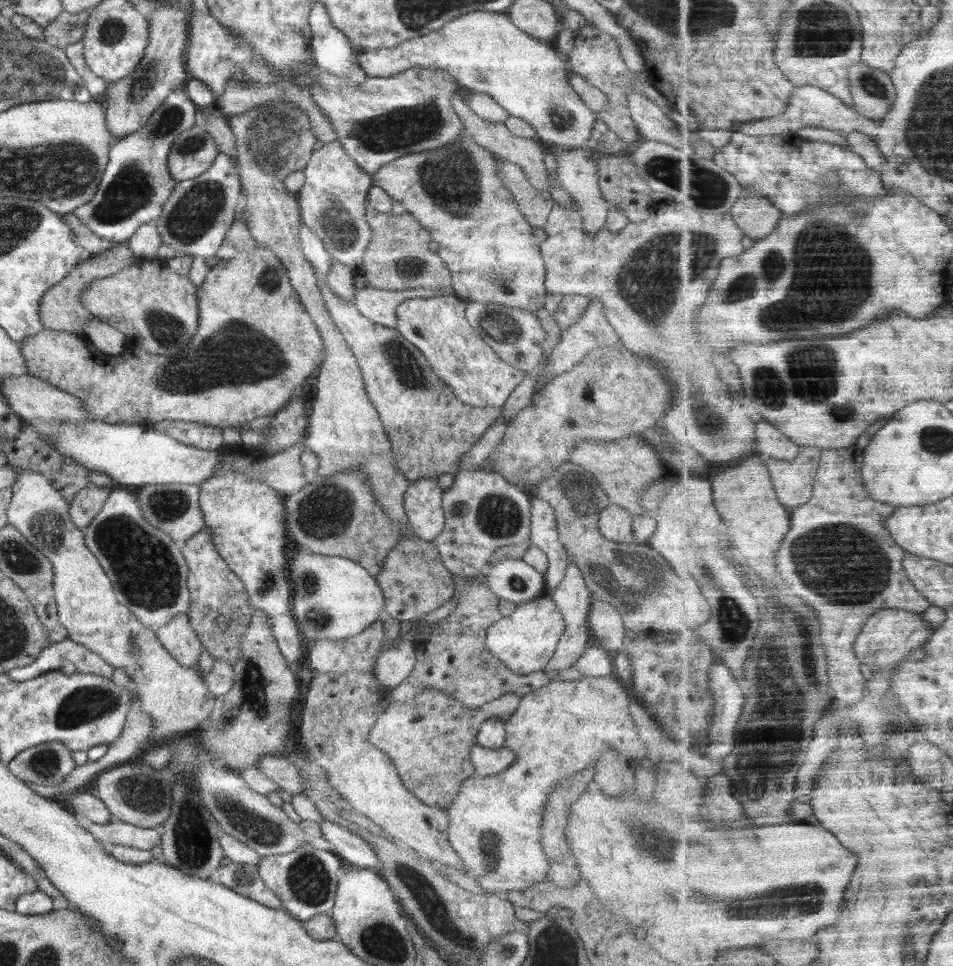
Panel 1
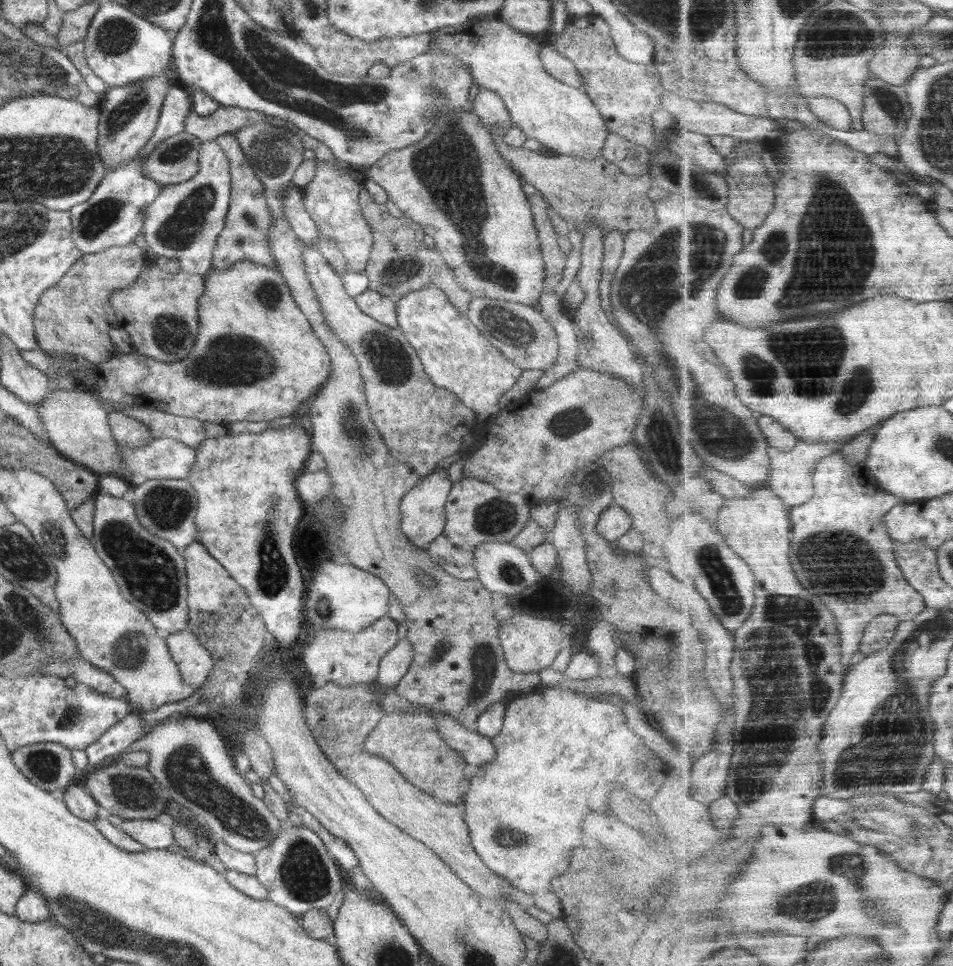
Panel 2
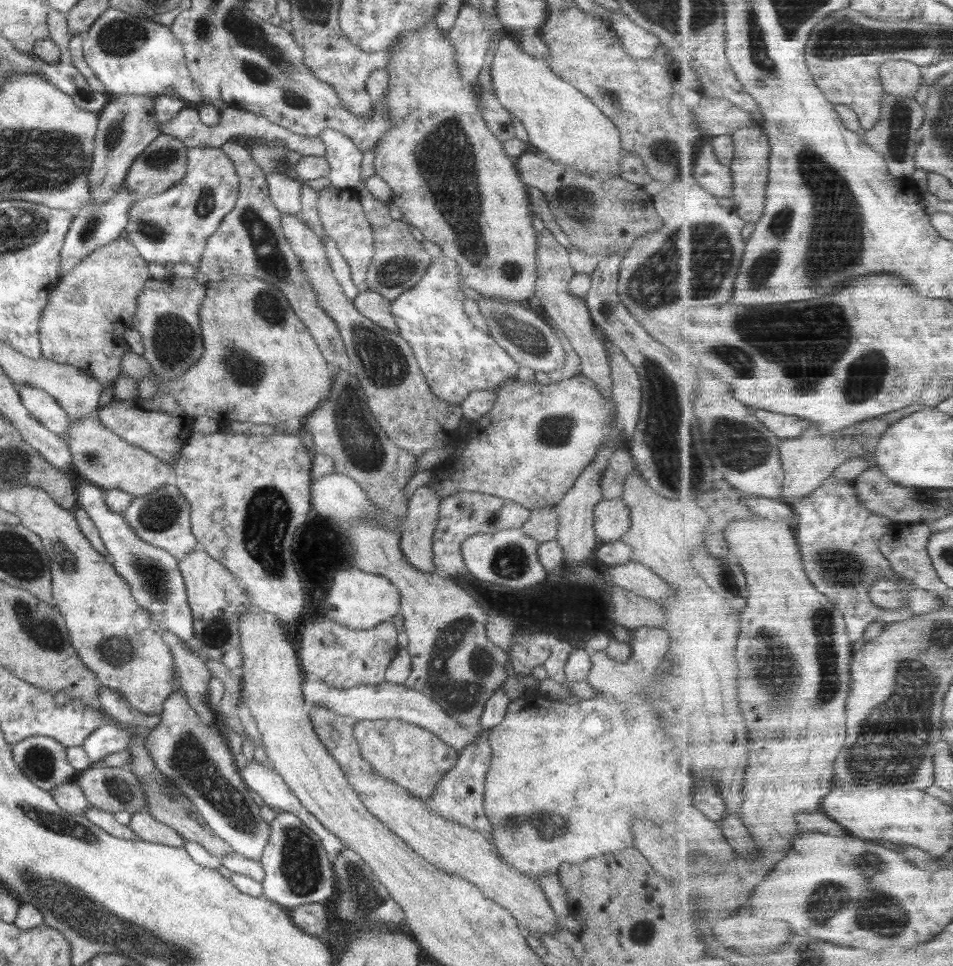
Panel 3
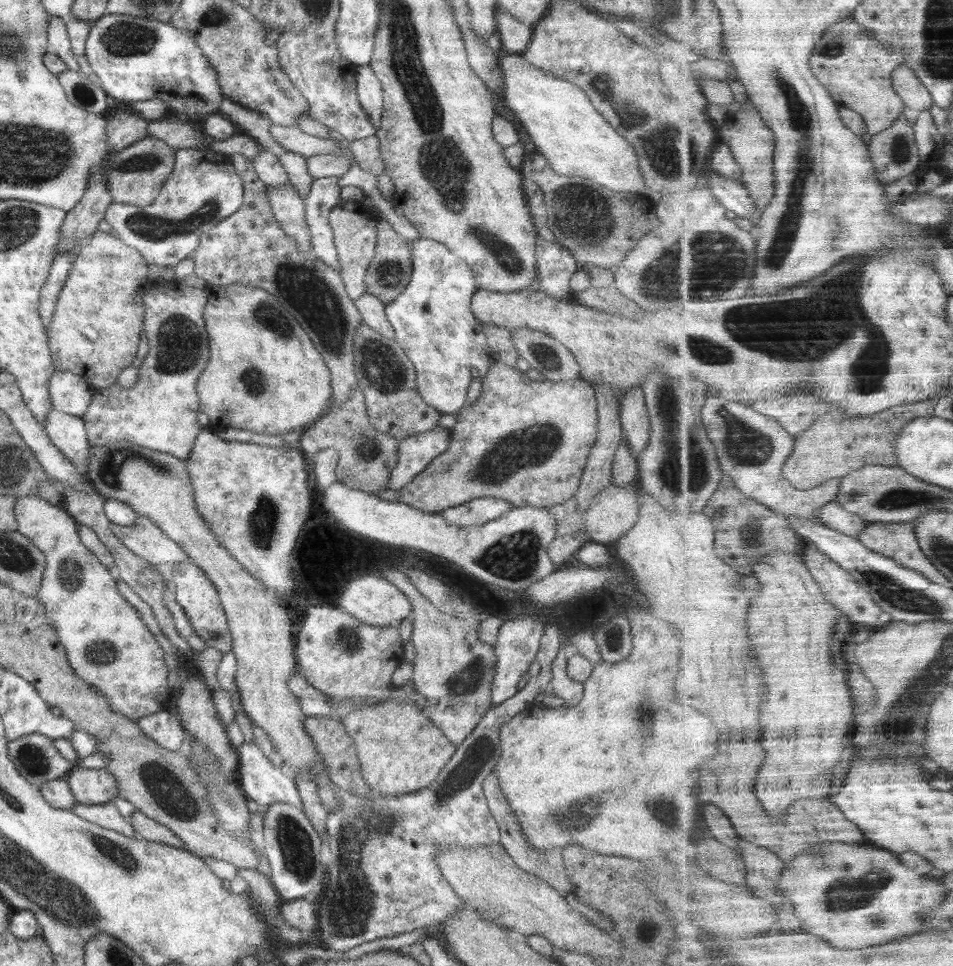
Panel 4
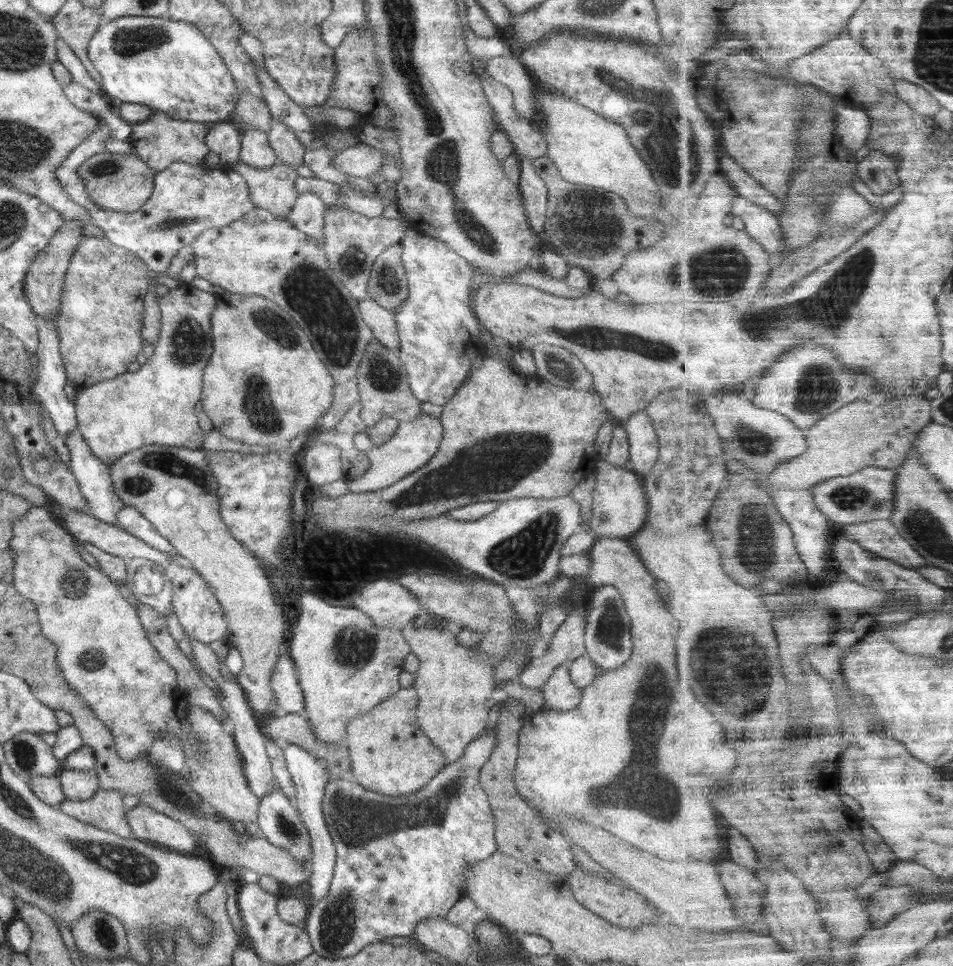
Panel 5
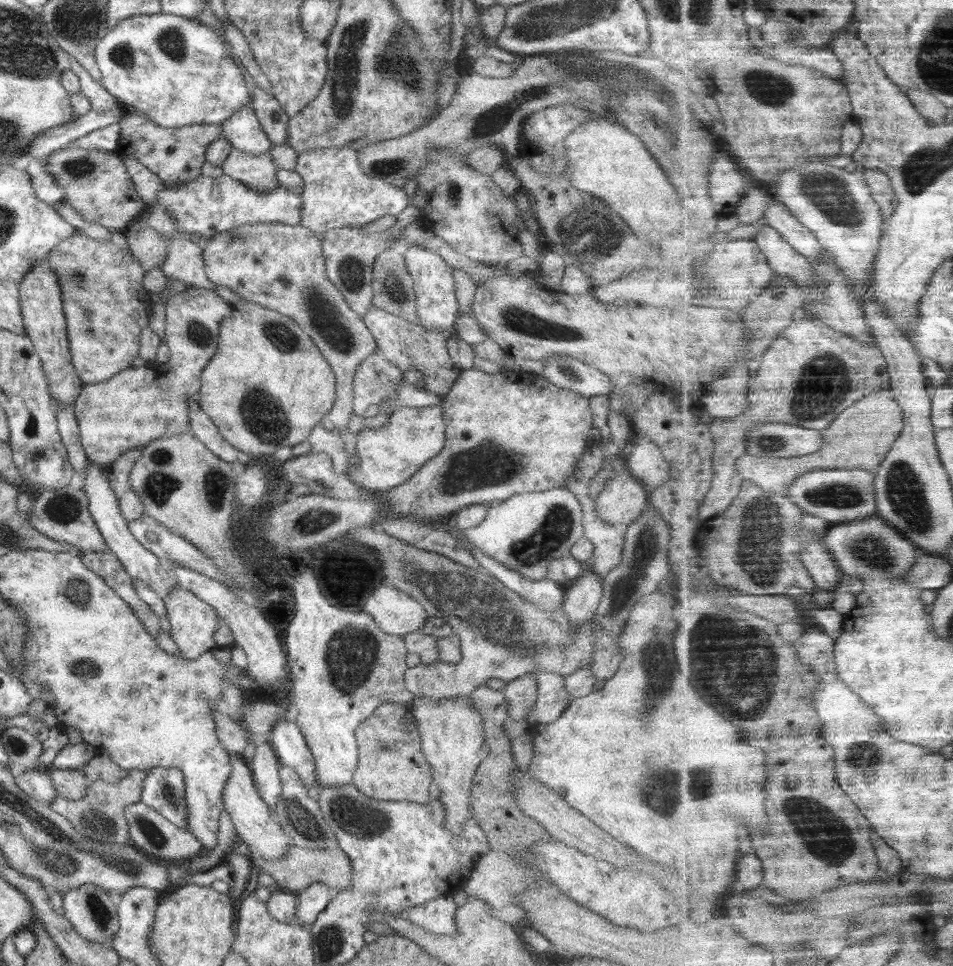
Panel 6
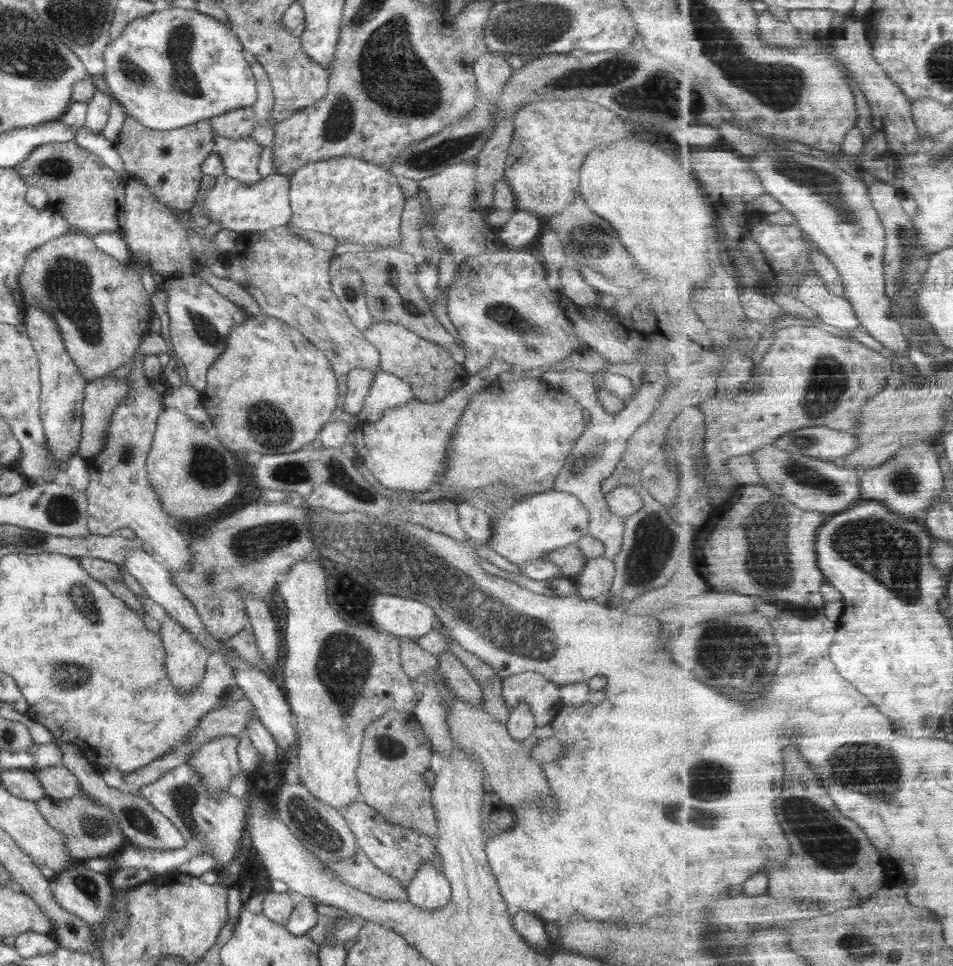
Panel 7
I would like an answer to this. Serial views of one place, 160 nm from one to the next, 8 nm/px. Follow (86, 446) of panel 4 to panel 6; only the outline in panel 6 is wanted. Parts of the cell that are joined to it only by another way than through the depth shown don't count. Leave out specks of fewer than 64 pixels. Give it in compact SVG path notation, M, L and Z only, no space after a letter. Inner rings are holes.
M91 460L88 461L86 477L82 488L89 500L89 511L95 520L96 526L100 534L104 537L107 550L115 554L119 561L123 564L125 571L133 578L145 582L145 584L155 591L161 598L170 592L178 582L170 577L165 571L165 564L155 554L146 550L130 532L127 520L122 516L120 504L118 504L118 497L110 487L108 481L108 474L103 465L94 464Z

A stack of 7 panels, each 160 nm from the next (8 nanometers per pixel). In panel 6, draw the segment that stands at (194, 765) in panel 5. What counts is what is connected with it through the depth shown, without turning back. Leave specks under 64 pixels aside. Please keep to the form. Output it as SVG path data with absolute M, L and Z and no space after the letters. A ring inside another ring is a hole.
M227 752L232 765L230 776L223 786L223 803L230 813L231 822L238 832L237 840L244 842L250 847L250 858L254 864L262 861L278 861L286 849L292 844L291 840L282 831L279 823L269 813L267 804L262 800L255 787L253 772L242 755Z

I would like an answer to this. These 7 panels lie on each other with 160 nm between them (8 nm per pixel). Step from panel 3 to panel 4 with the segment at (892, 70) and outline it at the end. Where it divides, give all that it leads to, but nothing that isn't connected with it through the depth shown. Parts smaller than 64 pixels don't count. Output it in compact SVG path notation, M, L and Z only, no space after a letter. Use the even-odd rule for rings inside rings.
M900 65L893 72L892 79L894 88L901 94L909 108L921 111L930 110L934 106L935 98L911 66Z

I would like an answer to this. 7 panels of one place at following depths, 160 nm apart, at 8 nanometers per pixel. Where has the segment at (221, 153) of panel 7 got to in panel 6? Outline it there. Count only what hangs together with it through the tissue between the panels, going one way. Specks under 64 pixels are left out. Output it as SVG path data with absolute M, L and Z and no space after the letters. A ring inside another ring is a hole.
M232 147L230 154L221 166L223 174L238 179L252 191L267 193L278 185L276 178L277 165L270 153L248 154Z

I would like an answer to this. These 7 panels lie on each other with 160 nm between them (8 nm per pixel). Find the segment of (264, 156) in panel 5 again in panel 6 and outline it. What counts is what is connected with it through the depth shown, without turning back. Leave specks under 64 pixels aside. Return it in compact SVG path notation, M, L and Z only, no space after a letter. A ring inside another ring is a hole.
M249 104L221 122L221 127L221 137L242 152L257 155L270 150L271 142Z

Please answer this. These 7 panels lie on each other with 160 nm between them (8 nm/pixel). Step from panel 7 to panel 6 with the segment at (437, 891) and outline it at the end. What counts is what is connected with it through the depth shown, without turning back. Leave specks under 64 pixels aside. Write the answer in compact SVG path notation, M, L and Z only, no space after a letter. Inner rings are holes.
M454 896L434 898L430 902L411 906L401 914L415 925L437 935L452 936L456 932Z

